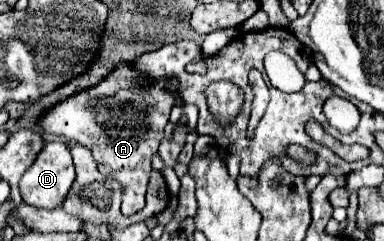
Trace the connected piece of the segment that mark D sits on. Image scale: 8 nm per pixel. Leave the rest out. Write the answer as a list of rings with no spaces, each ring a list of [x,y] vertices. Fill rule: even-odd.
[[[46,143],[42,151],[36,155],[34,163],[26,169],[20,179],[20,193],[24,203],[40,207],[40,209],[56,209],[62,205],[64,195],[68,193],[74,181],[74,165],[70,157],[70,149],[66,143]]]

